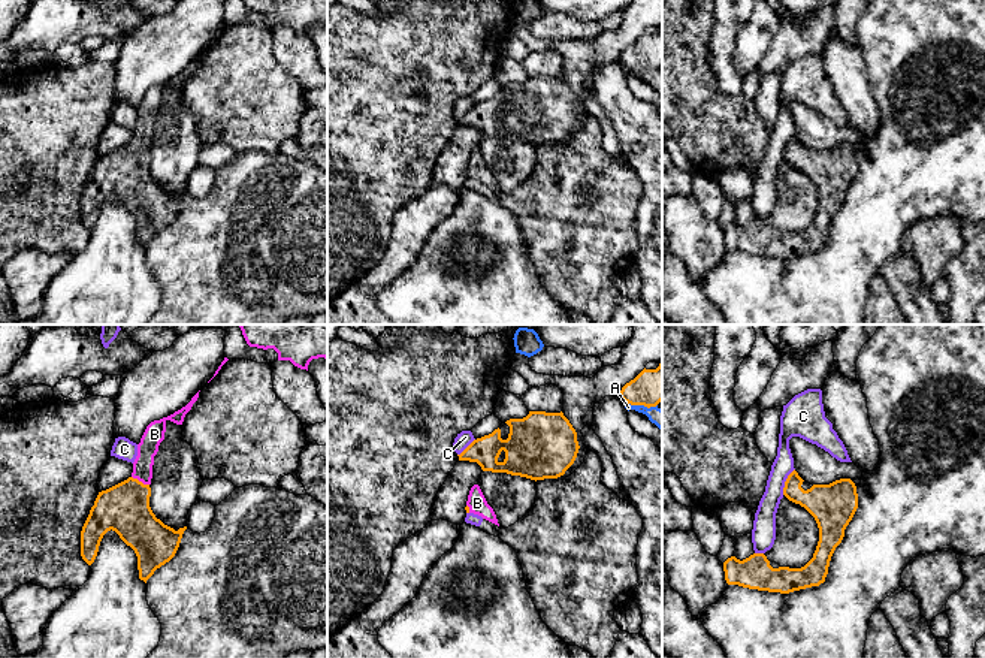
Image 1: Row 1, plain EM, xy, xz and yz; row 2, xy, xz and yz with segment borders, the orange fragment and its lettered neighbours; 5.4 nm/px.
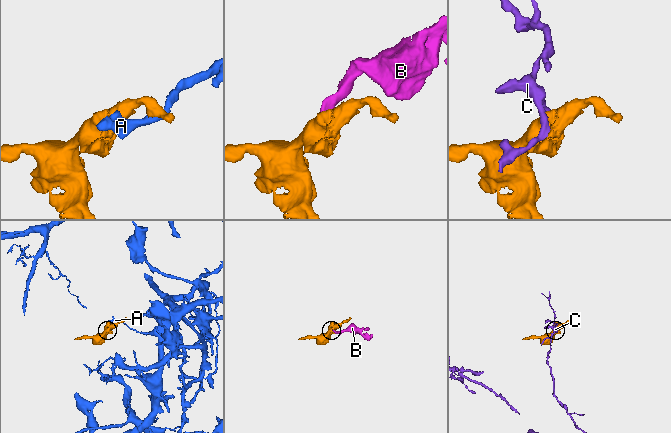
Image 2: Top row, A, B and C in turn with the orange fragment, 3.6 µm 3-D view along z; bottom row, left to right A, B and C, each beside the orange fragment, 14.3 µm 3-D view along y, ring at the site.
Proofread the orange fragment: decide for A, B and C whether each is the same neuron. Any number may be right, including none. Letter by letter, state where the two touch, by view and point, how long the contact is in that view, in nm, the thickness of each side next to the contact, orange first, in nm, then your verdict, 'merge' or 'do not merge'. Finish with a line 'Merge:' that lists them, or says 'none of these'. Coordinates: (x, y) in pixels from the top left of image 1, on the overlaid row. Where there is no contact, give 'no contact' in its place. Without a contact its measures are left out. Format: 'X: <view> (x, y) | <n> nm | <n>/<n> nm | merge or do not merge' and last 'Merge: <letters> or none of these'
A: xz (638, 404) | 200 nm | 190/100 nm | do not merge
B: xy (141, 482) | 110 nm | 260/110 nm | merge
C: yz (785, 482) | 160 nm | 200/120 nm | do not merge
Merge: B

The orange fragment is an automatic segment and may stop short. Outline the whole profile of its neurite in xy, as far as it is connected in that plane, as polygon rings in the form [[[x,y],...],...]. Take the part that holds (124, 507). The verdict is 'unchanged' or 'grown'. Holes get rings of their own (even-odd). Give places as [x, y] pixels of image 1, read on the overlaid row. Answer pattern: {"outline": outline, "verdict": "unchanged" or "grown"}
{"outline": [[[199,392],[181,410],[151,422],[138,444],[132,476],[99,492],[81,531],[81,556],[88,565],[94,562],[100,541],[111,529],[135,550],[139,579],[145,583],[157,568],[175,556],[187,526],[175,531],[155,517],[149,507],[149,485],[154,456],[164,440],[166,422],[182,425],[197,398]]], "verdict": "grown"}

